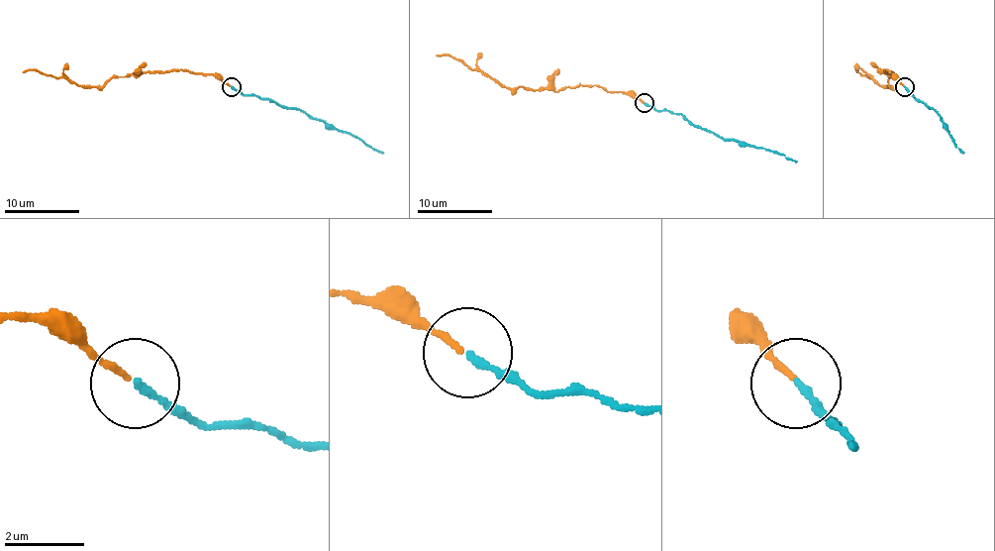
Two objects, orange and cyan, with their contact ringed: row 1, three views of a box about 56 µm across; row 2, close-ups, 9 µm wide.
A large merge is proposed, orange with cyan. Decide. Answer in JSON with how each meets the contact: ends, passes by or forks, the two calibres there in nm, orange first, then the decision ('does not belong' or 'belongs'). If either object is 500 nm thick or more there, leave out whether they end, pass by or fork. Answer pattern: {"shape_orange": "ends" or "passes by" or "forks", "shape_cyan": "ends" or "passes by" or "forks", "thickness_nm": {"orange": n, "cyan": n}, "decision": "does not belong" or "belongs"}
{"shape_orange": "ends", "shape_cyan": "ends", "thickness_nm": {"orange": 140, "cyan": 180}, "decision": "belongs"}

